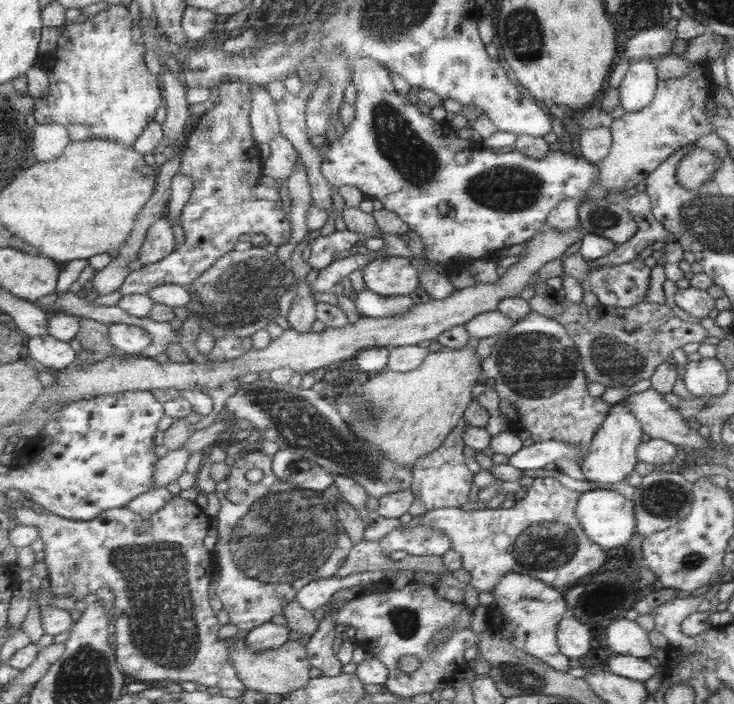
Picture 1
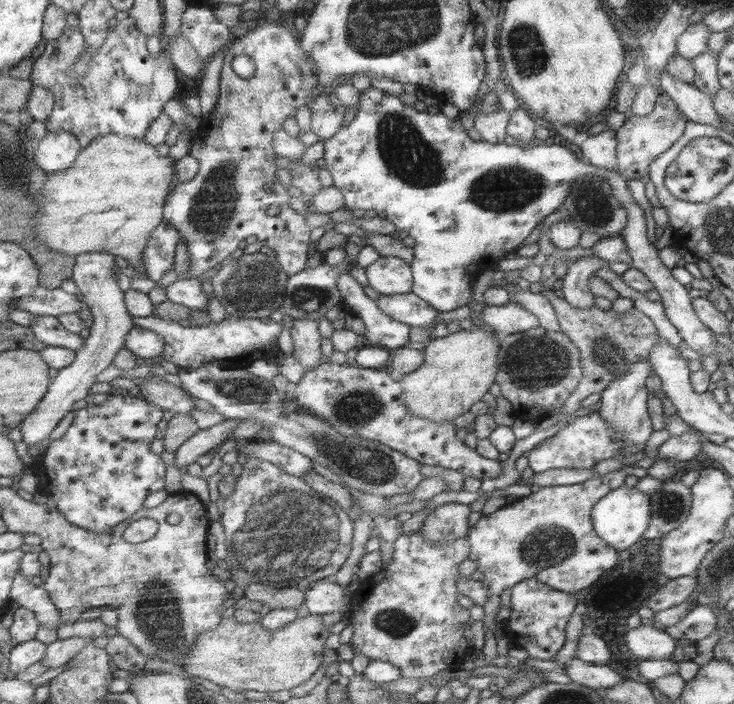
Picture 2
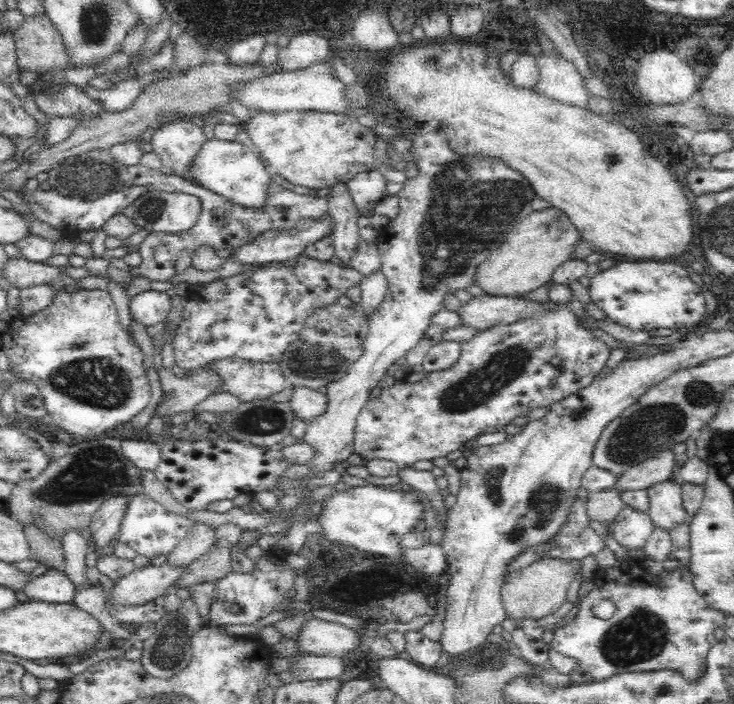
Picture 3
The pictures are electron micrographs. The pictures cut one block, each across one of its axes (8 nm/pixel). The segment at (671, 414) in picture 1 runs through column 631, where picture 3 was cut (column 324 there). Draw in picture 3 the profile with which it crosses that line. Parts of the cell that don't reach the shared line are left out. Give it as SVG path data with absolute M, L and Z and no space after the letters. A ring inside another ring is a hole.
M304 386L294 387L290 405L294 409L295 416L306 422L314 422L328 410L326 394Z

